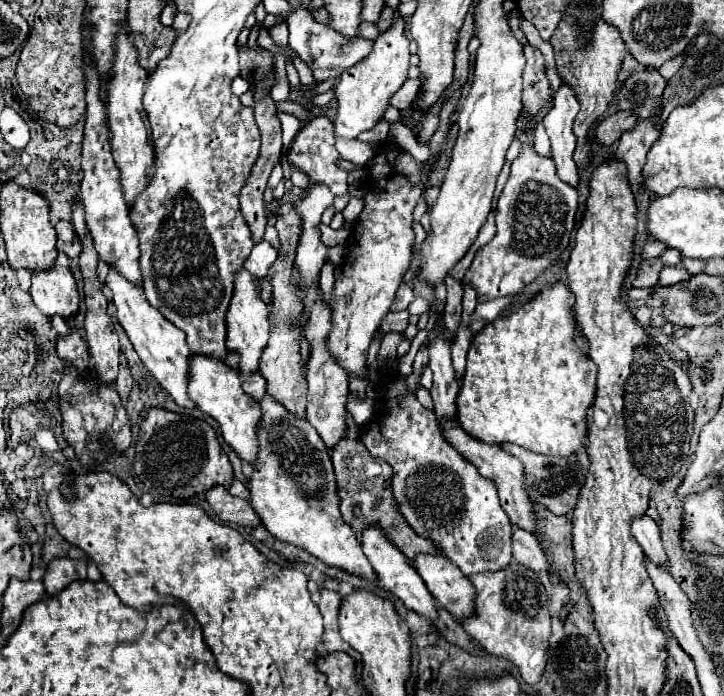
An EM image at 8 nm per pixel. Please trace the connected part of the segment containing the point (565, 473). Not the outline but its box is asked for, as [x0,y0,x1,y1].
[500,442,584,516]

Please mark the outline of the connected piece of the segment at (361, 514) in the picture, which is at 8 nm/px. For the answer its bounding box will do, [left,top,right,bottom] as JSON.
[332,438,438,562]

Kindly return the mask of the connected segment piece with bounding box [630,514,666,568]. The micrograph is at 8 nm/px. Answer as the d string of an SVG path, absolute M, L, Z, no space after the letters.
M644 514L644 516L632 518L630 530L632 530L632 536L636 538L636 542L650 556L650 560L654 564L660 564L666 568L666 554L662 548L662 540L658 536L658 524L648 514Z

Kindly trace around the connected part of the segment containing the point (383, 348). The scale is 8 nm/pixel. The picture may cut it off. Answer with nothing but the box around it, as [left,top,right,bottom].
[380,332,404,356]

